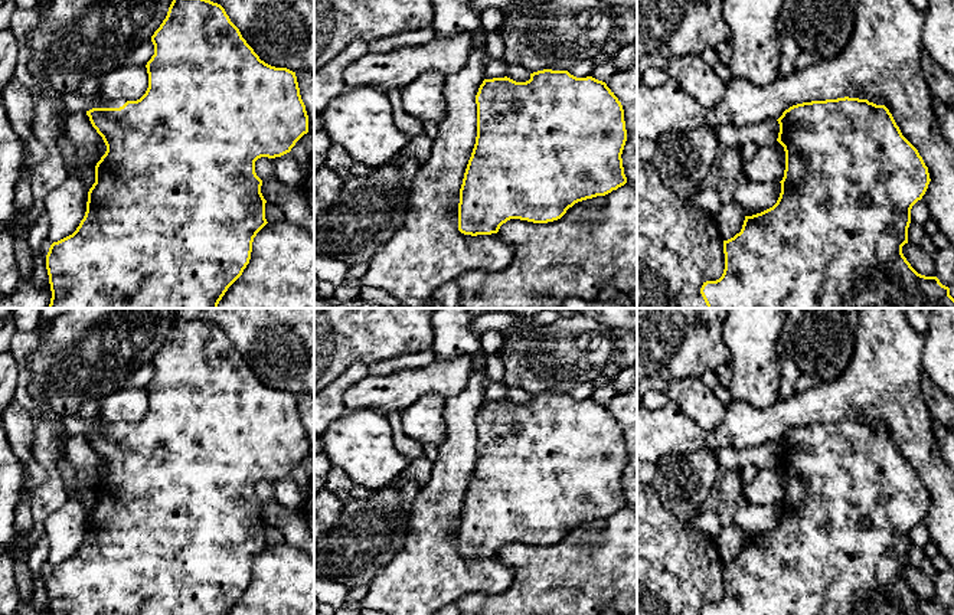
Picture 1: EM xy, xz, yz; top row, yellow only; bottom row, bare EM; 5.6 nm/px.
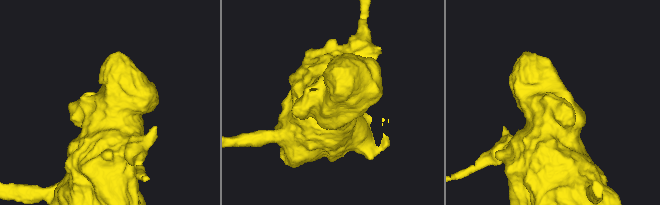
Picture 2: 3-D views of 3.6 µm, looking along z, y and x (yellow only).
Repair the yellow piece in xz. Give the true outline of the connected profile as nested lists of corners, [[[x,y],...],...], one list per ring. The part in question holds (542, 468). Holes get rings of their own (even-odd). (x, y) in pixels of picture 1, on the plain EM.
[[[543,392],[526,405],[484,402],[476,418],[477,459],[458,526],[458,553],[491,557],[510,542],[548,546],[575,526],[624,508],[624,432],[605,405]]]

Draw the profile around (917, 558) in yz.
[[[912,544],[909,546],[908,565],[917,567],[930,579],[934,579],[938,573],[932,566],[931,559],[925,555],[924,547],[912,546]]]

